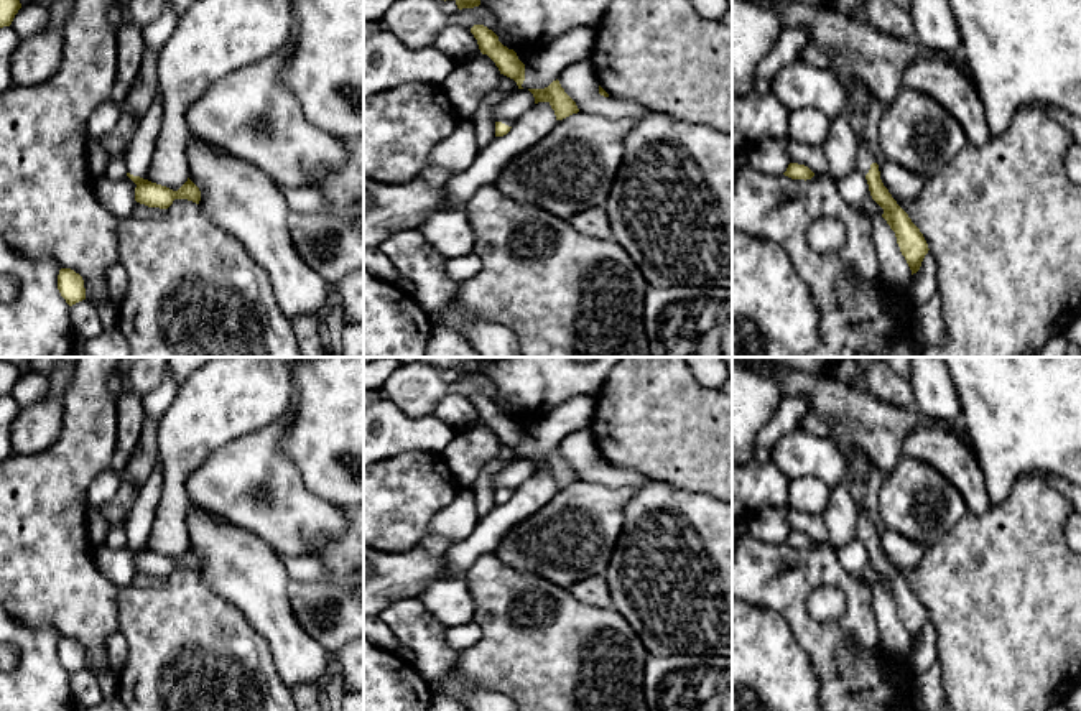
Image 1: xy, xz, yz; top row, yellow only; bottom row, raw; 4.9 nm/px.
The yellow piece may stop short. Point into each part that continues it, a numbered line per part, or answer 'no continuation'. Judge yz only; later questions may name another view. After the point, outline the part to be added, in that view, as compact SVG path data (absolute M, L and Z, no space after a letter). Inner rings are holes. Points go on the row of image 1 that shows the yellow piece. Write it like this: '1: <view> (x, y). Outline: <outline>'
1: yz (866, 157). Outline: M859 140L859 171L865 176L872 163L875 163L875 158L870 145L864 140Z

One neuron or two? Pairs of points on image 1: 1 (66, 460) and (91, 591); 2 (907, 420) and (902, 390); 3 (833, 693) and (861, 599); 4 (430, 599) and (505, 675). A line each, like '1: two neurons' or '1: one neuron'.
1: one neuron
2: two neurons
3: one neuron
4: two neurons

